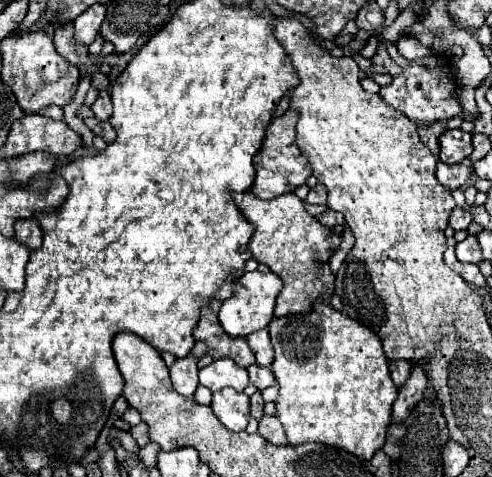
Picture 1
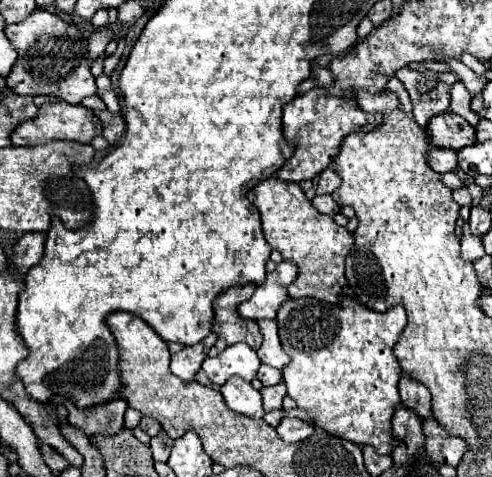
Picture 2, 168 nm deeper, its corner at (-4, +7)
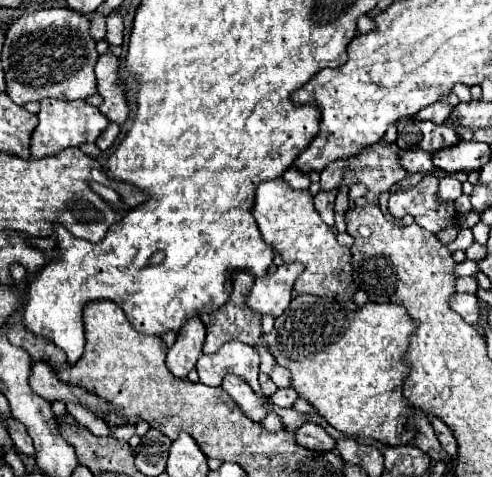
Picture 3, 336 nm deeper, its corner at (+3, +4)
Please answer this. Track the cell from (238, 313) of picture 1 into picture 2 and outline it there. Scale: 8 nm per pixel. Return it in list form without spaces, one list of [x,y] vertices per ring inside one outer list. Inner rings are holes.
[[[283,260],[277,264],[273,272],[267,274],[265,282],[257,286],[253,296],[239,304],[237,312],[241,318],[247,320],[261,320],[261,318],[275,318],[277,308],[287,300],[287,288],[297,278],[297,266],[293,262]],[[293,266],[293,276],[291,276]]]

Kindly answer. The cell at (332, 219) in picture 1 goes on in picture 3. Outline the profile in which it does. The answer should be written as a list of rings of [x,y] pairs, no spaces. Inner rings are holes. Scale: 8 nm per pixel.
[[[336,189],[332,191],[320,191],[316,197],[314,197],[314,207],[316,211],[320,213],[320,217],[324,219],[324,223],[328,227],[334,227],[334,199],[336,199]]]

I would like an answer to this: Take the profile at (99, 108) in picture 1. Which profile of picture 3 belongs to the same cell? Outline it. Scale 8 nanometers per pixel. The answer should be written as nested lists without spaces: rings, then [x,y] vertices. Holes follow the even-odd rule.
[[[110,49],[104,55],[100,55],[96,63],[96,79],[98,79],[98,93],[104,97],[100,111],[110,121],[122,125],[128,119],[130,107],[126,99],[126,87],[120,77],[120,61]]]

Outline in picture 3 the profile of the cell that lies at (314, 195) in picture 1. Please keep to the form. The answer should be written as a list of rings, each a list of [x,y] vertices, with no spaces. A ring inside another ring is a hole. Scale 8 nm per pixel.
[[[334,161],[334,163],[330,163],[330,165],[320,173],[320,187],[322,187],[322,191],[338,189],[338,185],[342,183],[342,177],[344,177],[344,167],[348,167],[348,163],[344,163],[344,161]]]

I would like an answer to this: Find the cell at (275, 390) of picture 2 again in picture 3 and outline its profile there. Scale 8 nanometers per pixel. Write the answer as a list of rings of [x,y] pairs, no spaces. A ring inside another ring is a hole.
[[[278,389],[272,395],[272,403],[278,405],[278,407],[284,407],[284,409],[290,409],[296,399],[298,399],[298,395],[296,395],[294,389]]]

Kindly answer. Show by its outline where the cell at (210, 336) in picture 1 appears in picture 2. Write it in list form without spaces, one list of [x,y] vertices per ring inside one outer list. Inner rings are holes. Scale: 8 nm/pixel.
[[[255,284],[233,286],[221,292],[213,300],[213,312],[215,312],[213,330],[221,336],[221,340],[217,340],[219,344],[231,346],[235,342],[249,342],[253,350],[259,350],[263,336],[257,322],[251,322],[251,320],[243,322],[243,318],[239,318],[237,314],[237,306],[249,300],[253,292],[255,292]]]

